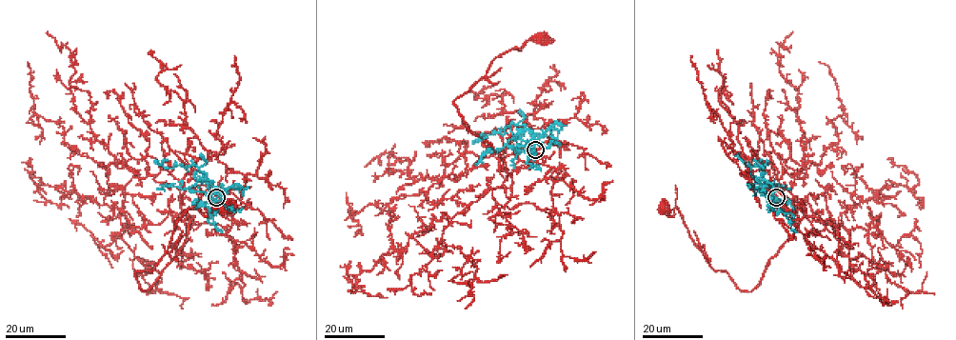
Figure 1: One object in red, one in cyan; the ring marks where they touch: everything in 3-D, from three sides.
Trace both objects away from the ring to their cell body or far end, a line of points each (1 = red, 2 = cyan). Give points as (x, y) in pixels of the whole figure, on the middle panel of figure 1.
1: (535, 150), (513, 152), (519, 159), (503, 181), (508, 199), (506, 164), (453, 101), (494, 58), (541, 36)
2: (535, 150), (528, 146), (532, 137), (525, 124), (509, 124), (504, 130), (479, 140), (486, 135)

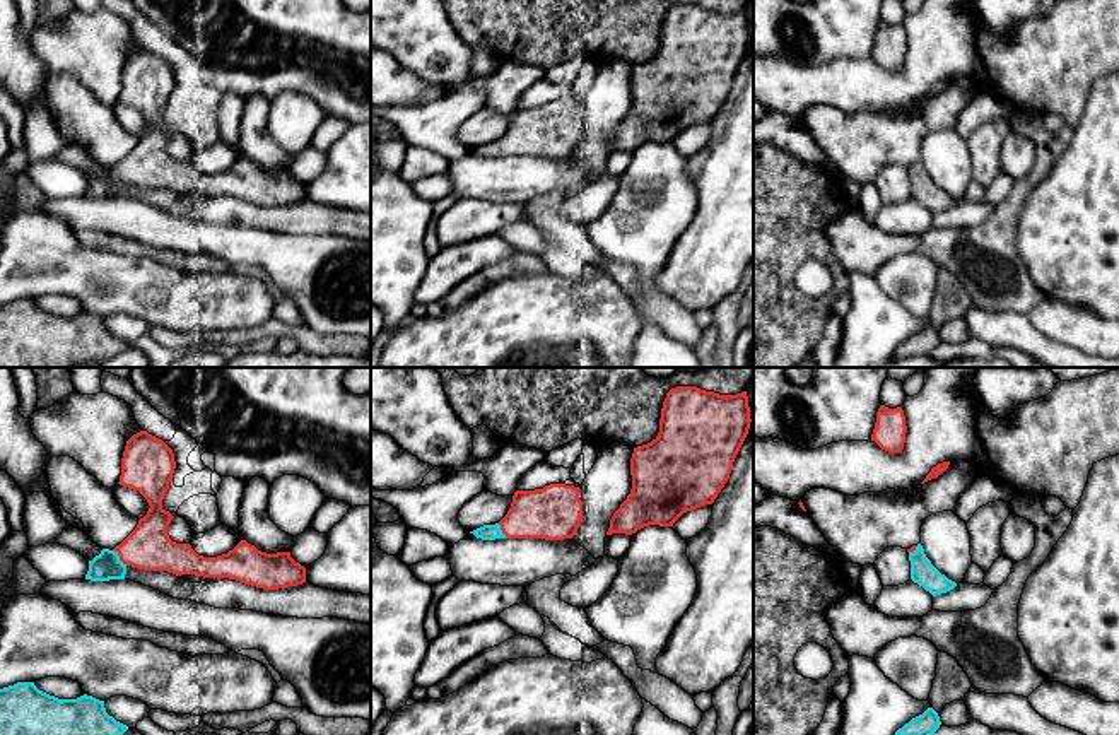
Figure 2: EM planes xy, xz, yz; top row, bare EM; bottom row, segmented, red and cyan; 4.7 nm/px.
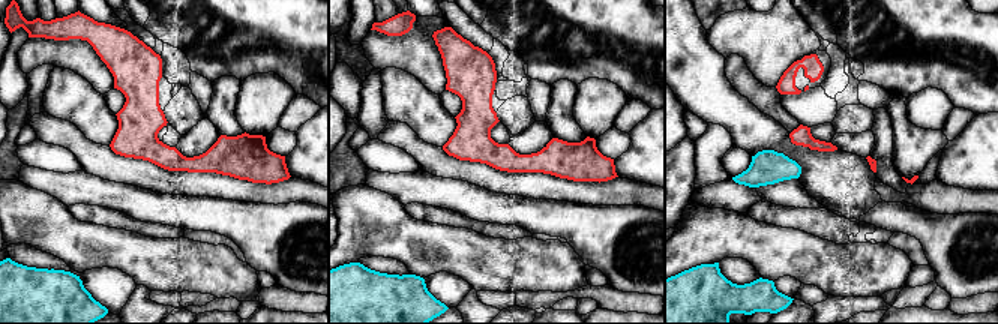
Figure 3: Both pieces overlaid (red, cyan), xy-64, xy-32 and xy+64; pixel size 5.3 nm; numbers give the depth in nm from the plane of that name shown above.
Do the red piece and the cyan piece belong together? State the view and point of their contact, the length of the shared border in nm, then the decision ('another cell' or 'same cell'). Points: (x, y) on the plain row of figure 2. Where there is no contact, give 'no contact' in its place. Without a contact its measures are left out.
xy (120, 175) | 100 nm | another cell

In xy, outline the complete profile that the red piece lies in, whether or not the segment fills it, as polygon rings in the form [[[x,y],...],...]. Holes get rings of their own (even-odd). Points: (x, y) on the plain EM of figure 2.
[[[140,48],[126,58],[118,101],[138,108],[150,125],[137,145],[113,166],[123,181],[176,193],[229,195],[263,207],[306,200],[306,185],[290,169],[267,171],[241,157],[227,171],[203,174],[190,161],[173,159],[167,144],[174,133],[162,125],[162,116],[174,85],[174,70],[162,56]]]

